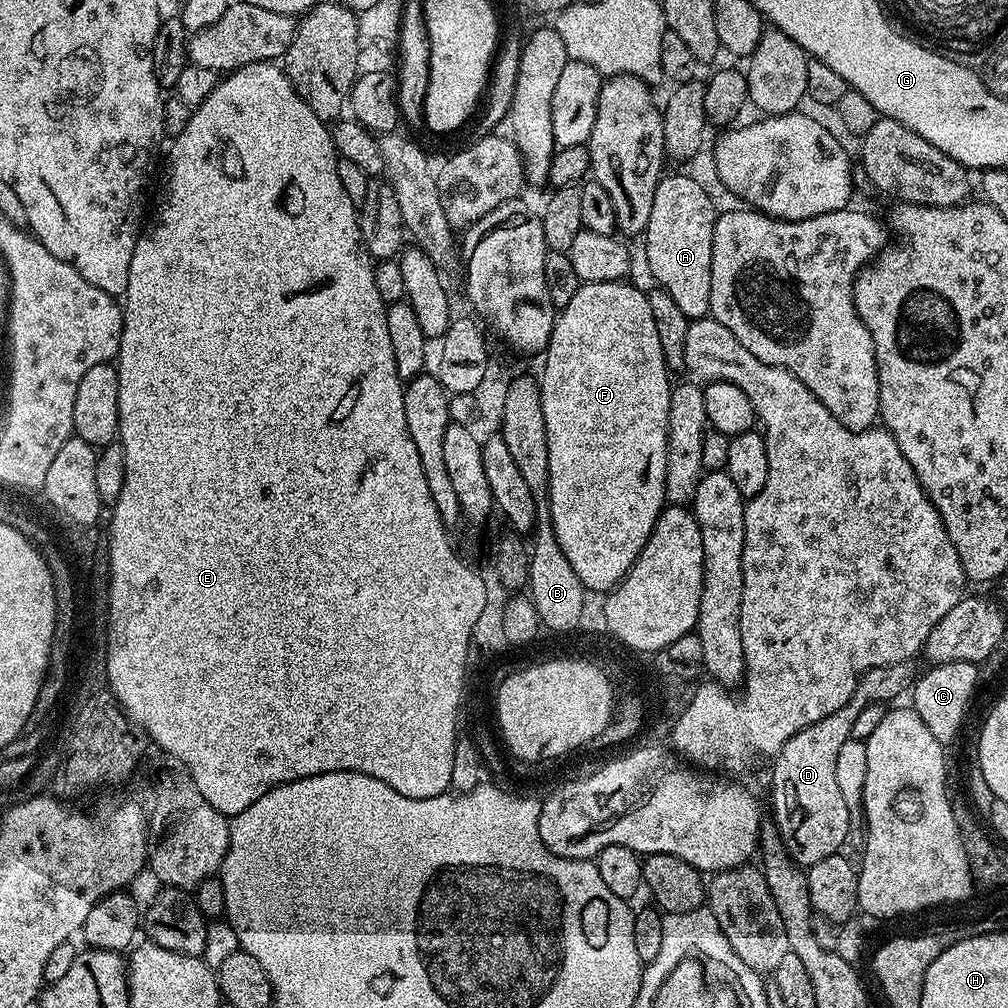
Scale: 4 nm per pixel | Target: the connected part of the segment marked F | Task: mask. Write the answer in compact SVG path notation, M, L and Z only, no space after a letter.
M624 280L594 282L593 284L581 283L580 288L574 294L574 298L570 298L570 302L566 302L566 306L562 309L559 309L556 317L556 325L550 334L550 342L548 343L547 349L542 356L542 359L544 359L544 369L541 370L540 374L538 373L541 396L541 412L542 417L545 419L546 443L549 446L548 490L550 518L552 519L554 534L557 535L558 545L561 546L562 554L566 556L567 561L570 562L571 569L574 570L589 593L600 592L599 594L604 594L615 588L616 585L620 583L620 580L630 570L630 566L634 566L634 562L638 558L638 554L642 554L642 550L646 546L646 542L650 538L650 534L654 530L654 526L658 522L660 513L663 512L666 507L666 501L664 499L664 487L666 486L666 458L668 457L668 415L670 414L670 398L672 397L672 389L674 384L673 381L668 381L670 369L668 363L664 361L664 355L662 354L662 342L658 342L658 329L656 329L654 326L654 314L650 314L648 293L643 287L641 289L635 288L634 285L628 283L629 282L625 282Z

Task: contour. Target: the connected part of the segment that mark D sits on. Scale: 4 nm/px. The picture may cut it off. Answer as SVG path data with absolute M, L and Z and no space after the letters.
M913 658L903 660L897 664L887 664L886 666L874 666L860 675L854 686L854 694L850 694L850 702L834 714L826 714L826 718L814 722L814 726L806 726L798 730L782 746L782 750L776 753L772 764L772 816L780 837L784 843L784 848L788 852L789 858L801 866L811 866L822 862L822 858L830 858L841 851L840 848L848 840L848 831L852 828L852 816L848 813L848 800L844 797L844 792L840 789L840 751L844 748L844 743L852 740L854 721L866 706L877 702L889 702L896 700L900 695L911 693L913 684L916 683L921 671L922 664L919 659Z

